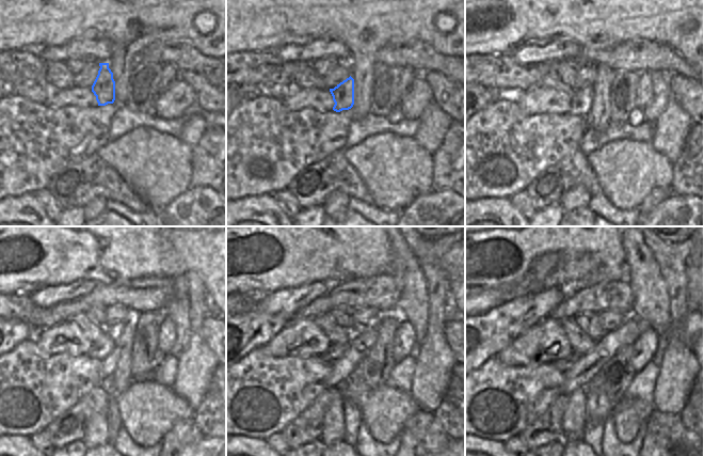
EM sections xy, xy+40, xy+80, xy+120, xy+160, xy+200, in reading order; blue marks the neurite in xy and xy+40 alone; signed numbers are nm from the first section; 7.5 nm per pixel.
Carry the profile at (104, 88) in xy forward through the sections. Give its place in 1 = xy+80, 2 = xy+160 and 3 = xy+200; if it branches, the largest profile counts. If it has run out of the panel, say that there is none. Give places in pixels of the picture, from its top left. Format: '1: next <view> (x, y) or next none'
1: next xy+80 (581, 101)
2: next xy+160 (335, 351)
3: next xy+200 (562, 365)

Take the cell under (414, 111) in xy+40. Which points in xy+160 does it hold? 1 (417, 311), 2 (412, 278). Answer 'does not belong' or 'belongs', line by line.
1: belongs
2: belongs

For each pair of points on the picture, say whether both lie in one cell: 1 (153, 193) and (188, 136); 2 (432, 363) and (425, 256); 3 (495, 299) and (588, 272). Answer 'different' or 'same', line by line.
1: different
2: same
3: same

